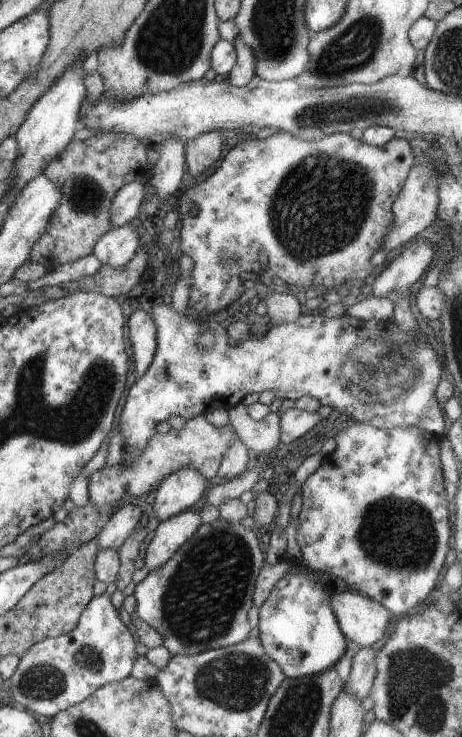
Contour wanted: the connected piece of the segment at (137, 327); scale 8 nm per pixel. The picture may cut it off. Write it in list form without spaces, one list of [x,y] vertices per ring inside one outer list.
[[[139,309],[132,312],[128,318],[128,334],[132,343],[134,374],[136,378],[142,378],[150,368],[157,348],[158,331],[150,314]]]

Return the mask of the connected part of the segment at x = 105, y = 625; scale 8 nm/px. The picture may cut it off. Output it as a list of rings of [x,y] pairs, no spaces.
[[[95,595],[72,632],[42,640],[19,658],[3,698],[6,702],[12,698],[26,710],[52,719],[58,712],[86,700],[98,688],[131,677],[134,662],[139,658],[136,646],[134,635],[120,619],[111,596]]]

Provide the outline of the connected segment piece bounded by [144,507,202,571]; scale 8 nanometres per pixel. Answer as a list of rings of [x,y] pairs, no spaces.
[[[199,508],[185,510],[159,522],[158,528],[148,538],[148,546],[144,554],[145,567],[149,571],[164,566],[176,550],[190,540],[202,525]]]

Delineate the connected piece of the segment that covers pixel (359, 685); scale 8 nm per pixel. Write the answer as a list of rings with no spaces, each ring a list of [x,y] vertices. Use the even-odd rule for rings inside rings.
[[[374,648],[356,650],[351,664],[350,676],[344,684],[346,692],[358,700],[365,699],[371,692],[375,676],[377,675],[377,651]]]

